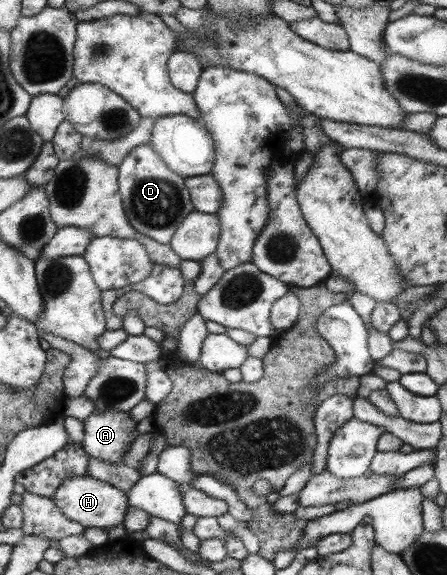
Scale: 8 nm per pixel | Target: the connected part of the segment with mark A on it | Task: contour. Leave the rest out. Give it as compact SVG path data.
M93 412L83 420L83 451L107 463L121 463L121 455L133 443L137 420L129 412Z

